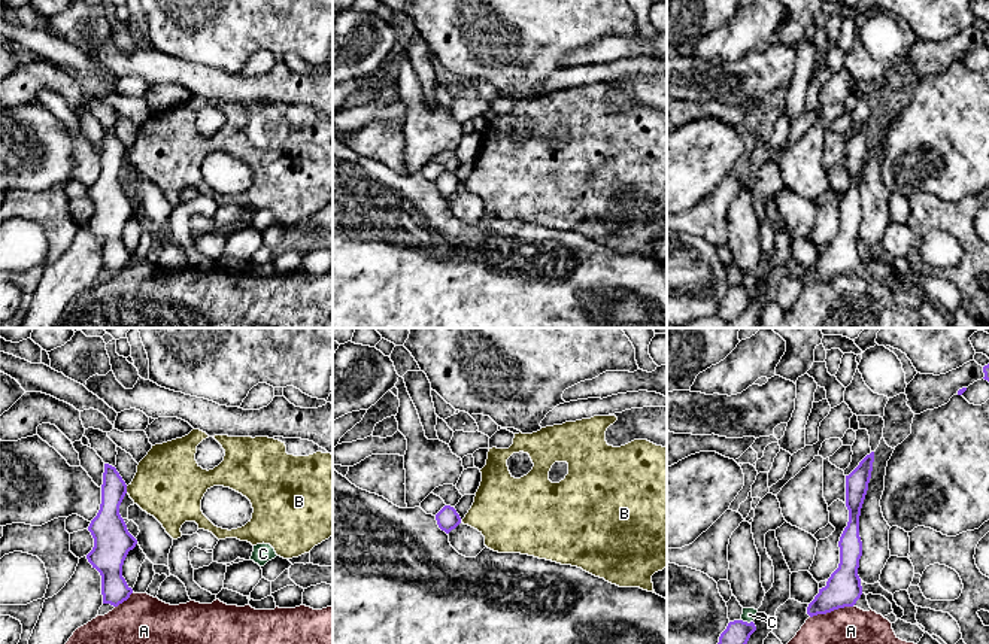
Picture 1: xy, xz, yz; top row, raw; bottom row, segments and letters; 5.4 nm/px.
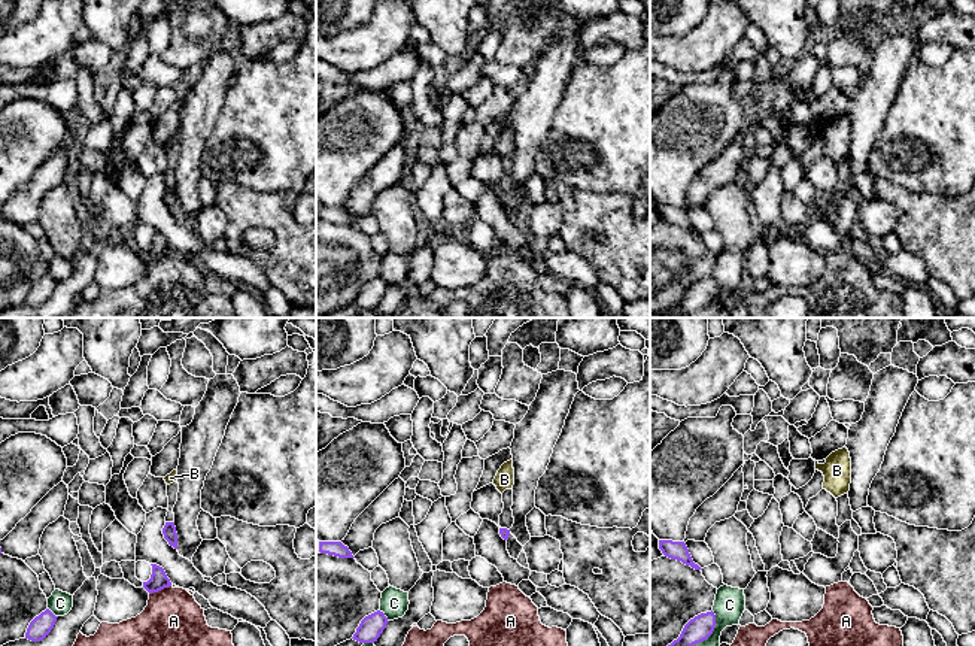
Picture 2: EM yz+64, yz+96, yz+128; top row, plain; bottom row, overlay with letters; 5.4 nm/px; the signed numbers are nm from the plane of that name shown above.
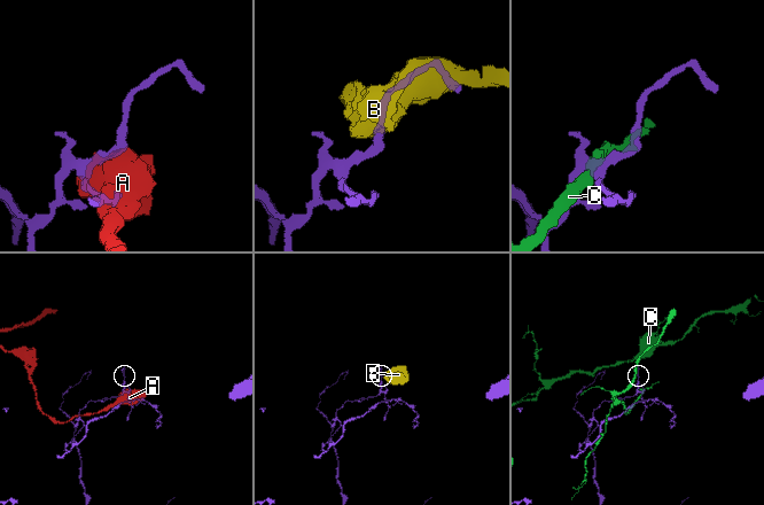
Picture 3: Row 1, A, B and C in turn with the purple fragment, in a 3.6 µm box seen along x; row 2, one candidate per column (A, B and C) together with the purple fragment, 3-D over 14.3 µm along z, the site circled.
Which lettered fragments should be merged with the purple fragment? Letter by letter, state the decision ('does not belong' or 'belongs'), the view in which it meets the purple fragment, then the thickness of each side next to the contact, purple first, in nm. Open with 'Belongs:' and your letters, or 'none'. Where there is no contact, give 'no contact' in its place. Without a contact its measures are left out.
Belongs: none
A: does not belong; contact in yz; calibres 190 and 200 nm
B: does not belong; contact in xy; calibres 190 and 380 nm
C: does not belong; contact in yz; calibres 130 and 80 nm

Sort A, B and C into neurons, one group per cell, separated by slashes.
A / B / C

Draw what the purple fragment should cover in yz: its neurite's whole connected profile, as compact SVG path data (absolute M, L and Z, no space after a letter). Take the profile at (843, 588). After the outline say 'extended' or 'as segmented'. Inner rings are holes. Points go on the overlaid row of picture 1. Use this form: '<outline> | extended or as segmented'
M874 452L867 455L859 465L846 476L849 522L838 541L840 564L828 578L826 586L819 589L819 593L809 604L807 614L810 617L844 607L853 607L862 595L861 578L858 575L859 559L862 556L859 516L871 479L873 462Z | as segmented

